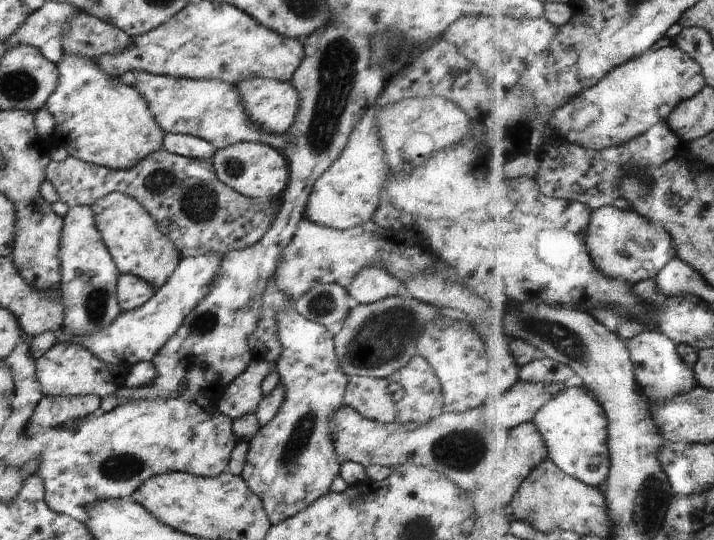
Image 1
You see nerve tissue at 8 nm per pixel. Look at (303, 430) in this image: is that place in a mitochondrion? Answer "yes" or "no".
yes

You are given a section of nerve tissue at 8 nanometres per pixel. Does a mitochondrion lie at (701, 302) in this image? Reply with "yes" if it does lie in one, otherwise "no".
no

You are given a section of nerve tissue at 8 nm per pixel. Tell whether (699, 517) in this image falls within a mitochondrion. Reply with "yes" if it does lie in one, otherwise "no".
no

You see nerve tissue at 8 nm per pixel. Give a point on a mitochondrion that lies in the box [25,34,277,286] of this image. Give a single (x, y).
(197, 201)

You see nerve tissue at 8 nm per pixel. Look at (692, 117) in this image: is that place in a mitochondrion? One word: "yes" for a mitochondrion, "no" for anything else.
no

